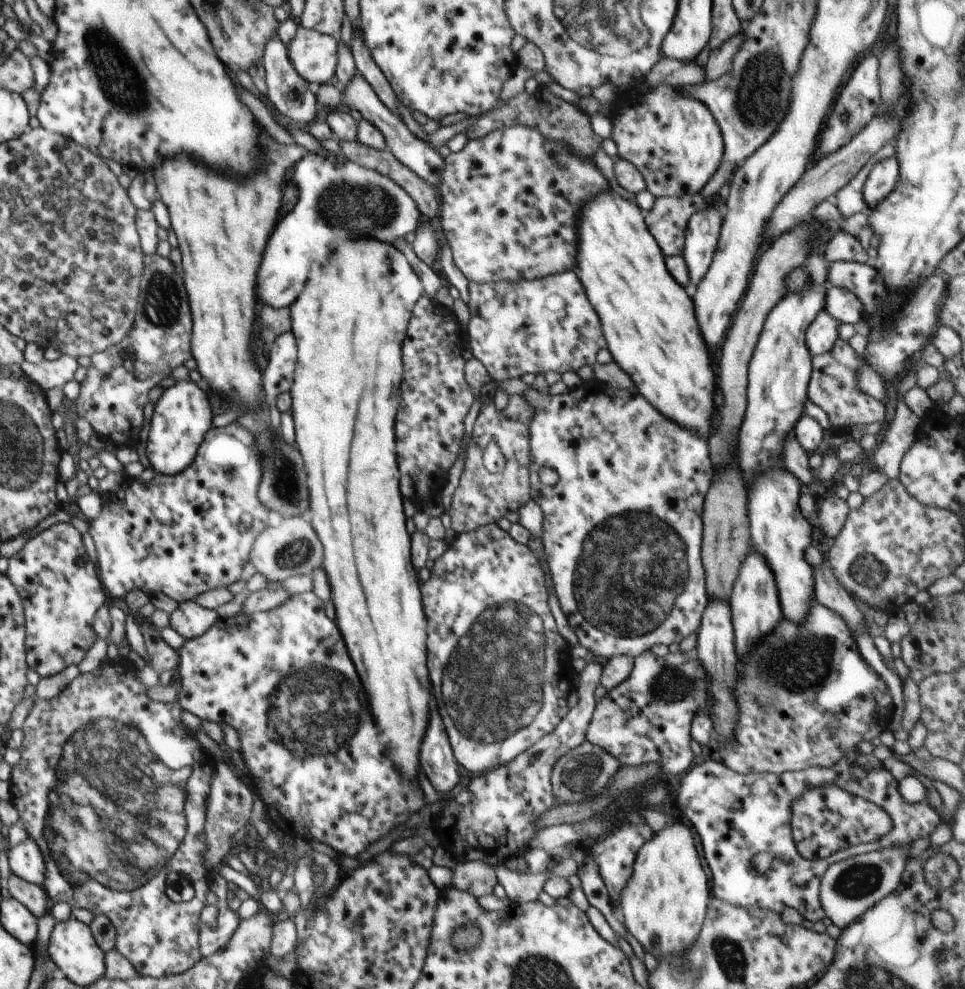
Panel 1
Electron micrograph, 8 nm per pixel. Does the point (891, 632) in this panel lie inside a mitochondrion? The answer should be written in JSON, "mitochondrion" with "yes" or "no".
{"mitochondrion":"no"}

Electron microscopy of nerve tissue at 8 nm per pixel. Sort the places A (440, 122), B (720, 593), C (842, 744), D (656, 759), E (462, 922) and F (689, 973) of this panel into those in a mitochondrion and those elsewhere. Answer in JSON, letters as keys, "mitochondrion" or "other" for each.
{"A":"other","B":"other","C":"other","D":"other","E":"other","F":"mitochondrion"}

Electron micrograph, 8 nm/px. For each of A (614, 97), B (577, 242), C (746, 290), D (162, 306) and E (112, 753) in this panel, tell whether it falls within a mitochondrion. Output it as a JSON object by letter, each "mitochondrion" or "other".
{"A":"other","B":"other","C":"other","D":"mitochondrion","E":"mitochondrion"}

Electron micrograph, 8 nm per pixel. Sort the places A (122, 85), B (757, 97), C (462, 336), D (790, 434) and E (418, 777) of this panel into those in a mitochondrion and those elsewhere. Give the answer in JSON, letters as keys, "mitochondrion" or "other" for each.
{"A":"mitochondrion","B":"mitochondrion","C":"other","D":"other","E":"other"}

